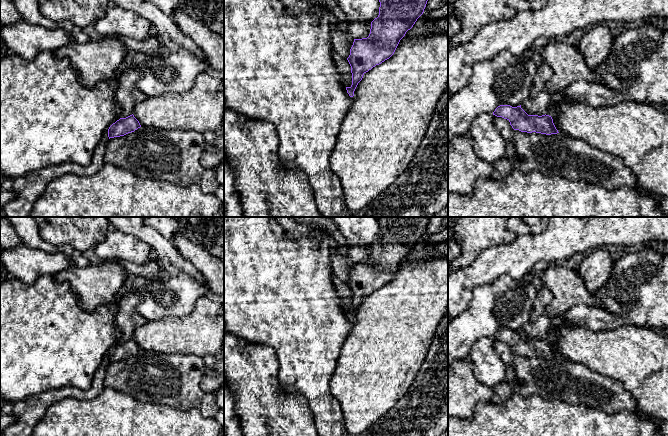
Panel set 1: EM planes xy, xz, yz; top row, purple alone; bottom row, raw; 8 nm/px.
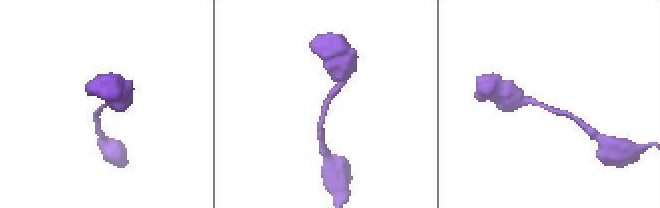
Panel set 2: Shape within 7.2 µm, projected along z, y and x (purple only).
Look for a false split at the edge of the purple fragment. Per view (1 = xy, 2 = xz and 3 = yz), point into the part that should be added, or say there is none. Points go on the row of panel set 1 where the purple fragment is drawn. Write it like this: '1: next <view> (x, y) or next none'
1: next none
2: next none
3: next none

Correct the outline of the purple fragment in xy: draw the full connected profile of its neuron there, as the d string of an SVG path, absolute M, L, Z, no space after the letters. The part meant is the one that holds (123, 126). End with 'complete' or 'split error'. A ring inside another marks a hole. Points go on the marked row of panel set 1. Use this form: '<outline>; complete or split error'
M132 114L126 118L120 118L115 123L113 123L108 129L108 137L110 139L124 136L128 133L134 132L140 127L141 125L139 121Z; complete

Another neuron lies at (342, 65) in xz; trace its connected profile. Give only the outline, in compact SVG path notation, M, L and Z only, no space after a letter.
M332 53L332 60L336 67L336 70L343 77L346 87L351 87L352 73L351 73L351 66L349 64L348 60L340 57L336 53Z

